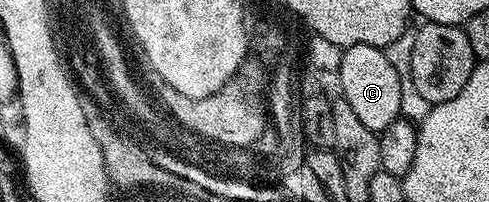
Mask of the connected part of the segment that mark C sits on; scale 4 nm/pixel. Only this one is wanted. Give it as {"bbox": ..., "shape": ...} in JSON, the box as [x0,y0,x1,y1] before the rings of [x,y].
{"bbox":[337,44,401,132],"shape":[[[357,44],[344,49],[337,81],[341,89],[341,96],[353,108],[353,112],[361,119],[365,128],[382,132],[389,128],[389,124],[401,117],[401,81],[395,68],[386,59],[386,52],[378,46]]]}

